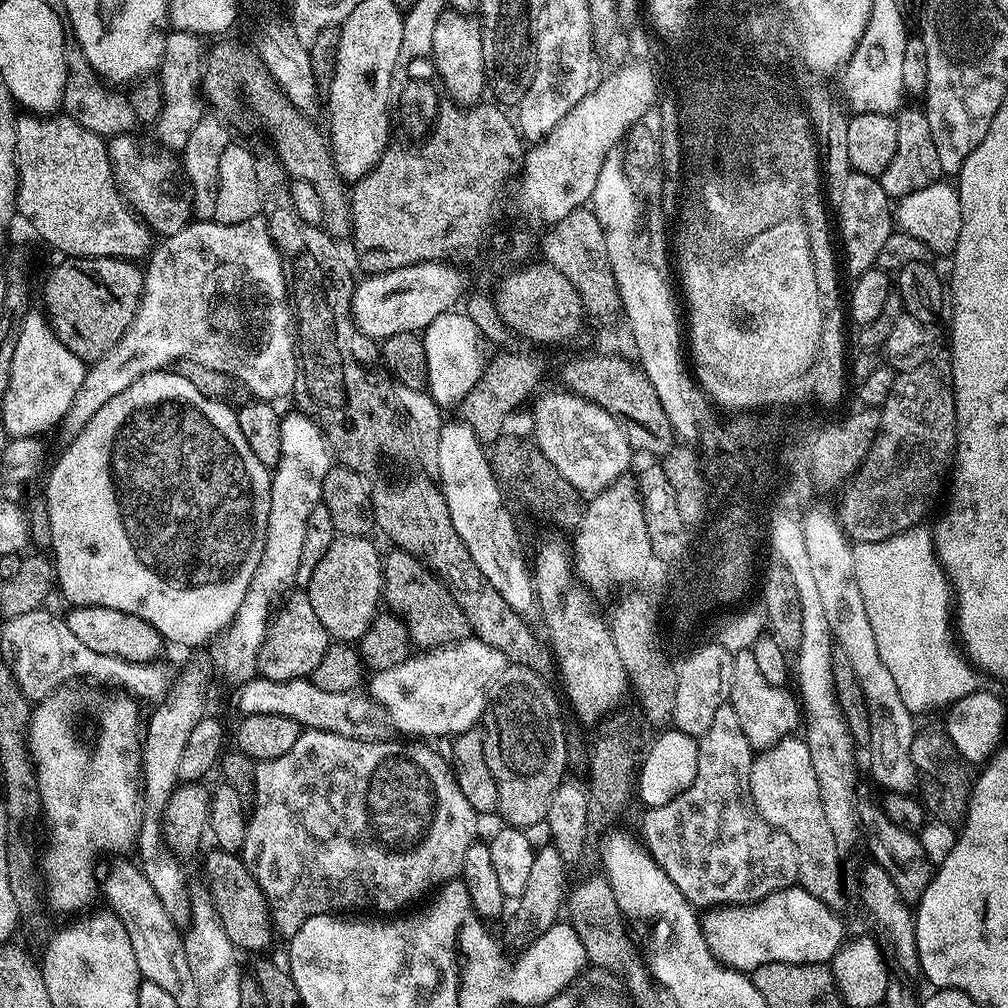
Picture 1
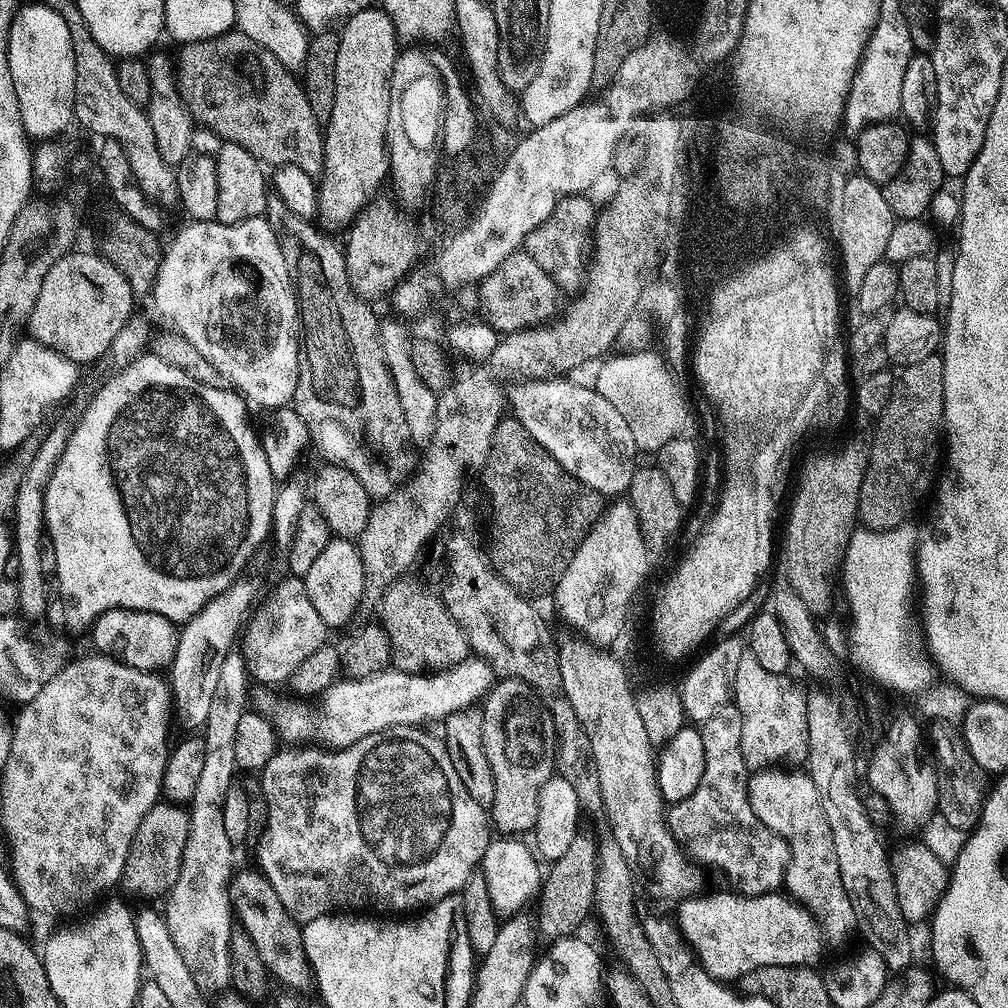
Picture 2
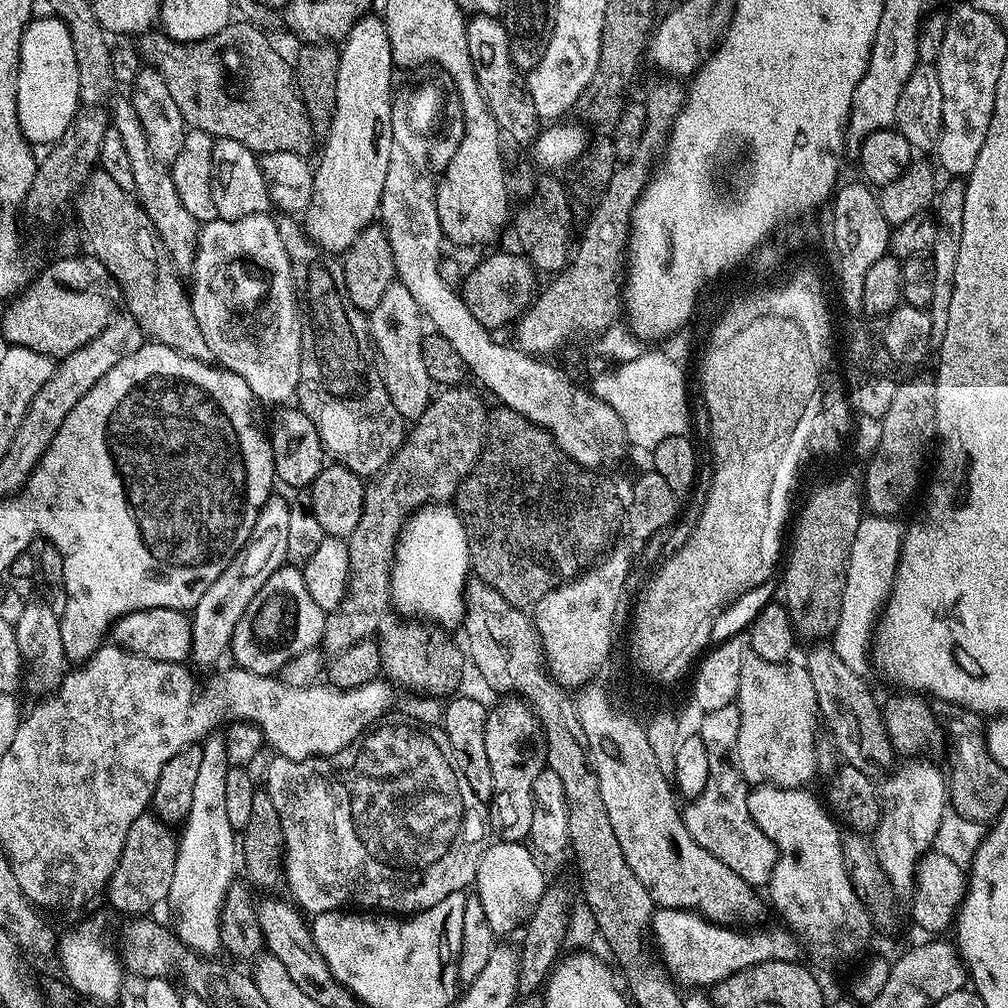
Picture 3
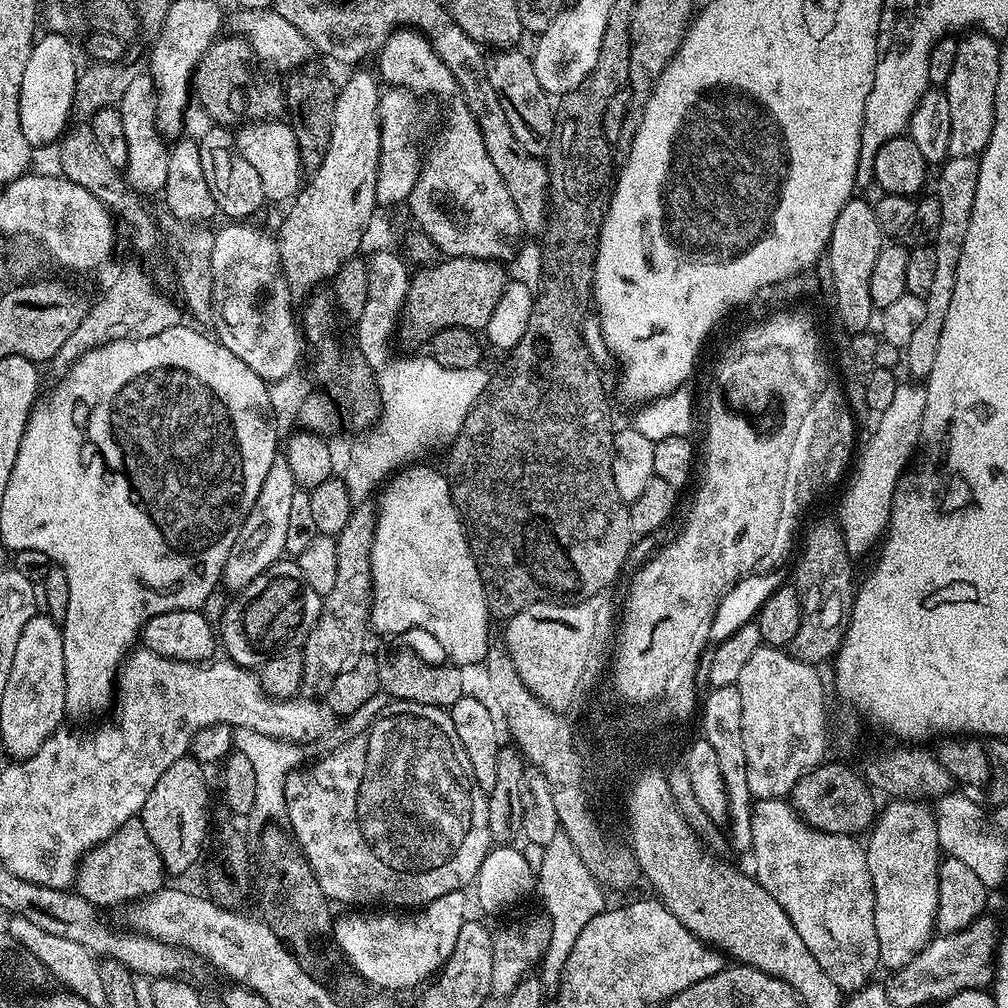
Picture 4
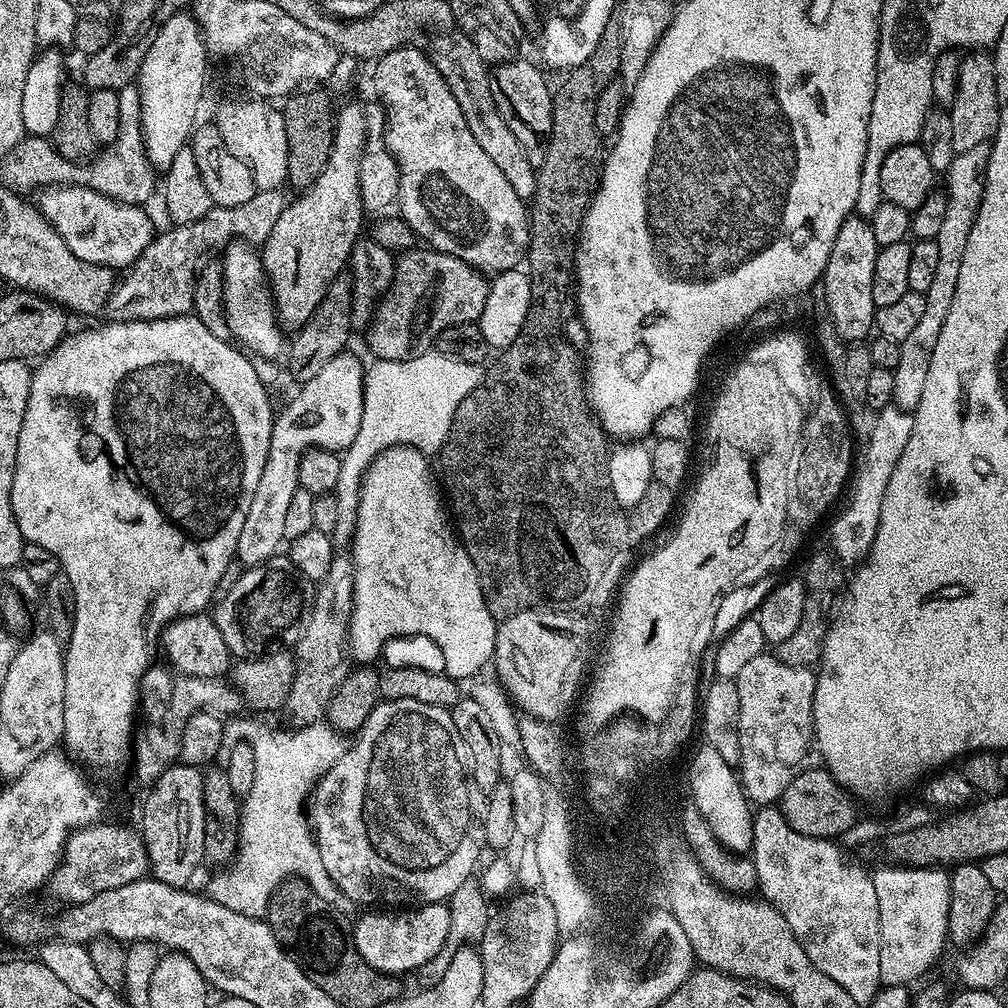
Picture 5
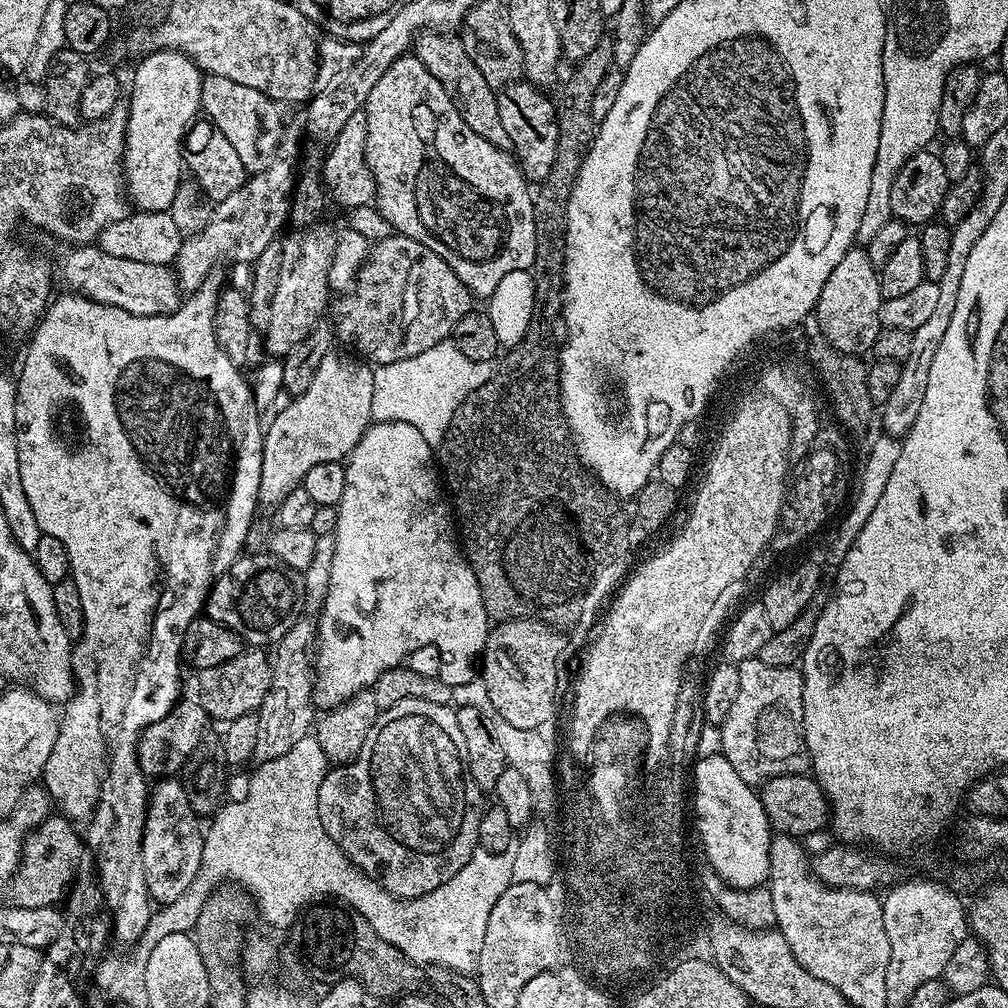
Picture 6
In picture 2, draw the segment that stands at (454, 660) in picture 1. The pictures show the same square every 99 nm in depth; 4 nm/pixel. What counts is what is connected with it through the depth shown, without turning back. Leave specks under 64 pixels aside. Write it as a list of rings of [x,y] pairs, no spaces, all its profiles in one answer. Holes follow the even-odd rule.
[[[479,658],[462,660],[449,668],[443,668],[440,672],[431,674],[385,670],[361,680],[340,678],[322,694],[322,699],[319,701],[319,703],[321,702],[320,712],[292,712],[289,716],[284,716],[281,720],[278,720],[278,728],[283,735],[285,732],[286,735],[300,740],[296,742],[319,742],[332,750],[345,748],[370,734],[384,732],[388,728],[428,726],[431,720],[442,722],[450,714],[454,714],[463,708],[471,708],[477,702],[483,701],[493,683],[492,666]]]

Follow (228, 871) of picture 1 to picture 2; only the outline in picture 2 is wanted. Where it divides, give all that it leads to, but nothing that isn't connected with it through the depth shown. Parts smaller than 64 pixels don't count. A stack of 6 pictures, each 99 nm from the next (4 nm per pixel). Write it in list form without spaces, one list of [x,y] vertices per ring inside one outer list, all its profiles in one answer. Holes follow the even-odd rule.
[[[259,870],[233,871],[228,881],[228,901],[232,904],[235,923],[254,944],[254,950],[258,950],[258,958],[262,958],[269,977],[273,981],[281,980],[288,990],[300,990],[296,988],[304,988],[307,984],[309,987],[313,979],[308,960],[304,957],[301,925],[289,916],[282,902],[278,902],[278,894],[274,894],[274,886],[270,886],[264,873]]]

